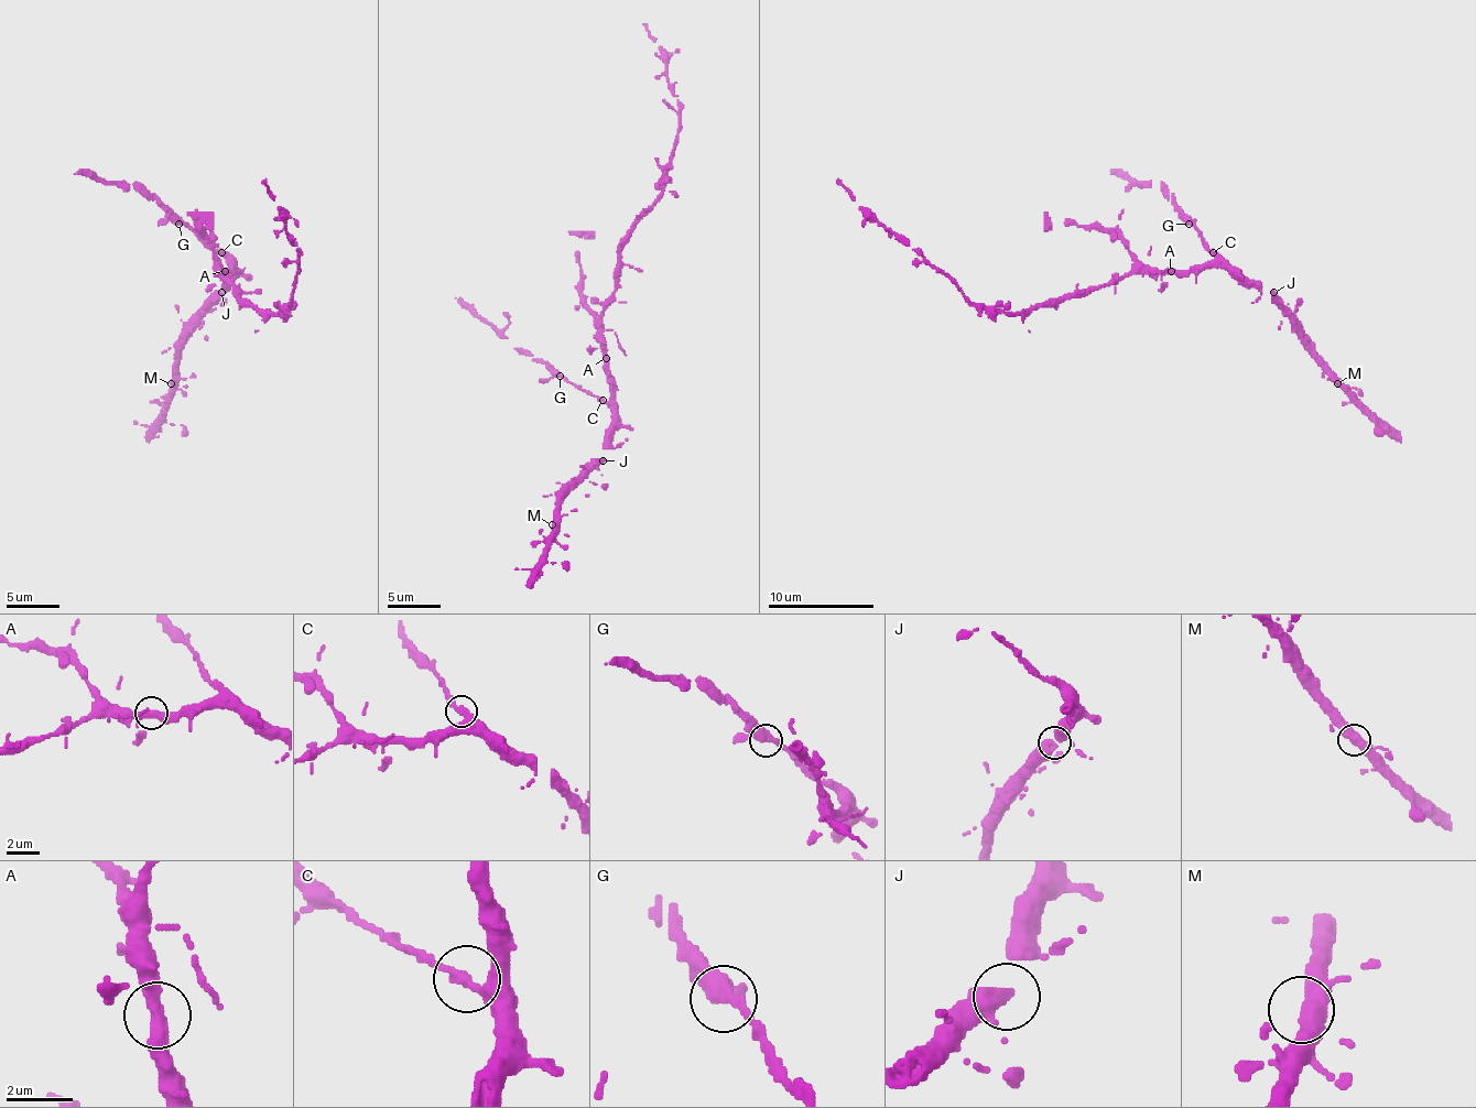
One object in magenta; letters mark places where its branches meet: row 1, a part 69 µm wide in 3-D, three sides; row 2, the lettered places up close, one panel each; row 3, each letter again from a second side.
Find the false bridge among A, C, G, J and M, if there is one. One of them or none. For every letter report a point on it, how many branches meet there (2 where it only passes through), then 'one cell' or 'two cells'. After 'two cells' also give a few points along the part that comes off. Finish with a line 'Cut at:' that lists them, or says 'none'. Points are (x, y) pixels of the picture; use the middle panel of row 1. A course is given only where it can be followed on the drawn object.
A: at (606, 358); 3 branches meet; one cell
C: at (603, 400); 2 branches meet; one cell
G: at (560, 376); 3 branches meet; one cell
J: at (603, 460); 2 branches meet; one cell
M: at (552, 524); 3 branches meet; one cell
Cut at: none

